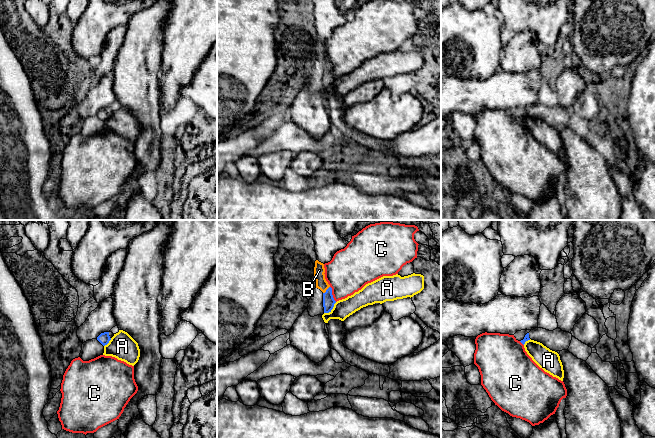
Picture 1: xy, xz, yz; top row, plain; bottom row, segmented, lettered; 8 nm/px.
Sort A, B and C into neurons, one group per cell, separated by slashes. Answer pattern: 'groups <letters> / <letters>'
groups A C / B

